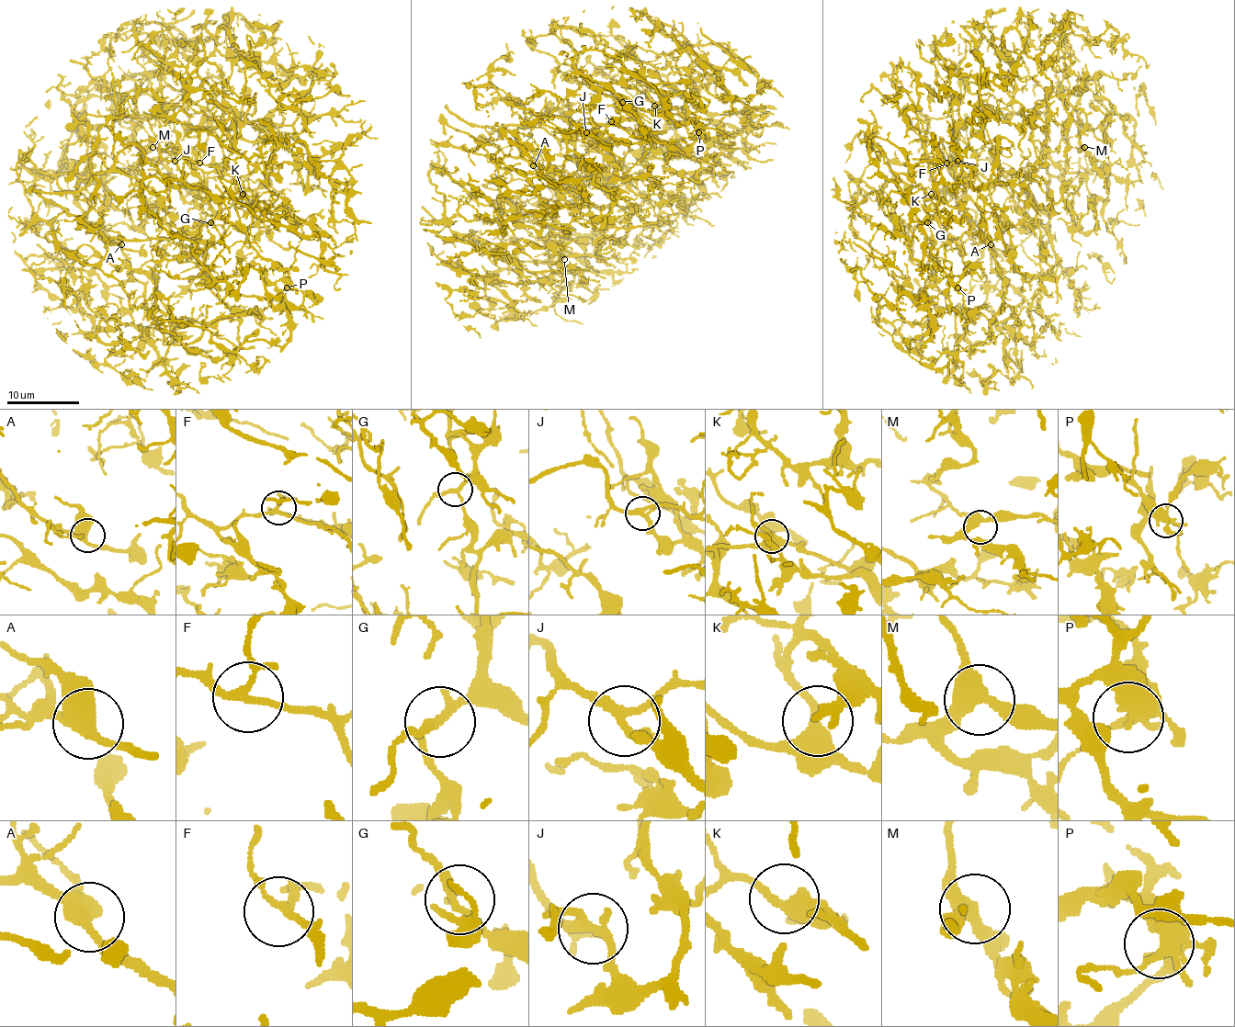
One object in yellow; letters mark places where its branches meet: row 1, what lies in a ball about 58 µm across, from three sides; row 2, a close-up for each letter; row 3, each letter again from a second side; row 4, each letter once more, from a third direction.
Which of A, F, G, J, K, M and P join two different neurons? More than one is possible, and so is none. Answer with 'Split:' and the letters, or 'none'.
Split: none

